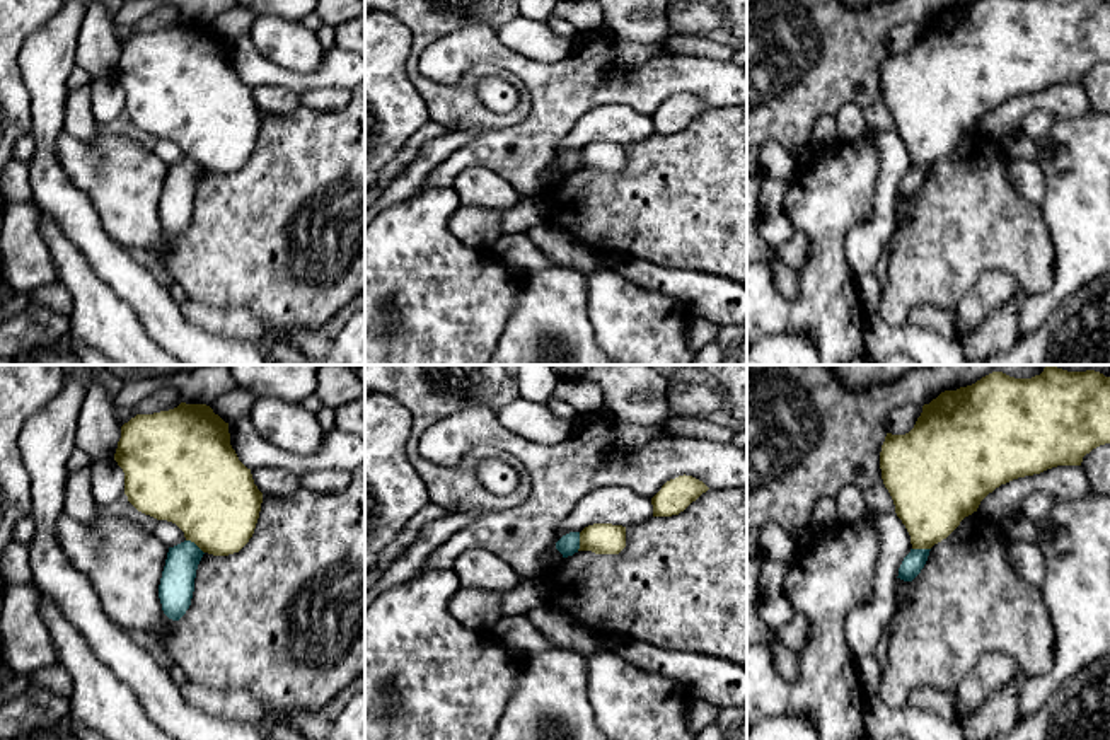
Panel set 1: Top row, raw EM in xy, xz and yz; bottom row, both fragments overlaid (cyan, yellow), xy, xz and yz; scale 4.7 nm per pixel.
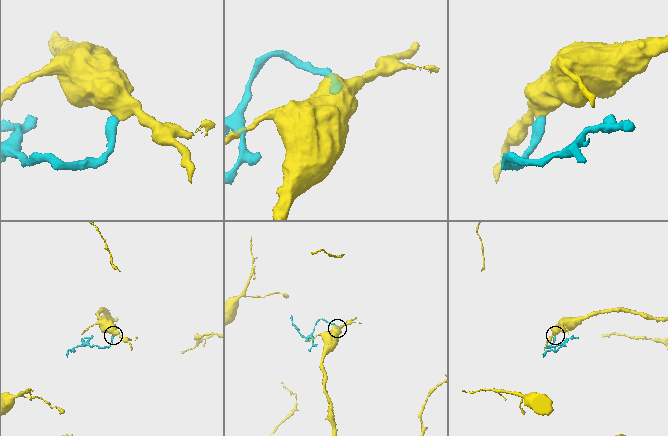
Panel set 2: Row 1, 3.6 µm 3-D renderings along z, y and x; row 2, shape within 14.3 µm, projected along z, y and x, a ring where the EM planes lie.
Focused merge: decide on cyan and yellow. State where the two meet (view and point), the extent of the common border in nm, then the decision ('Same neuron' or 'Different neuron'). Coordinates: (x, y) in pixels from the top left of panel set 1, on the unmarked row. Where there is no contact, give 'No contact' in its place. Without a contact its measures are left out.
Touches cyan at xy (195, 162). Shared border 110 nm. Different neuron

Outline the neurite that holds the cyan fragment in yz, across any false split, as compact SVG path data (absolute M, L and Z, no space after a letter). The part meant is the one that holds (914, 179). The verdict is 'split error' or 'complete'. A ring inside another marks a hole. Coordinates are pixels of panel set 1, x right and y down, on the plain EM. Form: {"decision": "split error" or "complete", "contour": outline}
{"decision": "complete", "contour": "M911 167L899 186L897 196L904 199L912 199L924 186L929 169L931 167Z"}

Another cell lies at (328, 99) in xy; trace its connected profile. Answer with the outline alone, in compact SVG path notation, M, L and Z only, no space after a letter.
M339 87L314 89L300 95L300 104L317 113L334 113L344 109L351 99L351 90Z

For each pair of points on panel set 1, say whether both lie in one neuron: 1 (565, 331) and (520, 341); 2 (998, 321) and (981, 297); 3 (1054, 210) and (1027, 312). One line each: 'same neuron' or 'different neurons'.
1: same neuron
2: different neurons
3: same neuron

